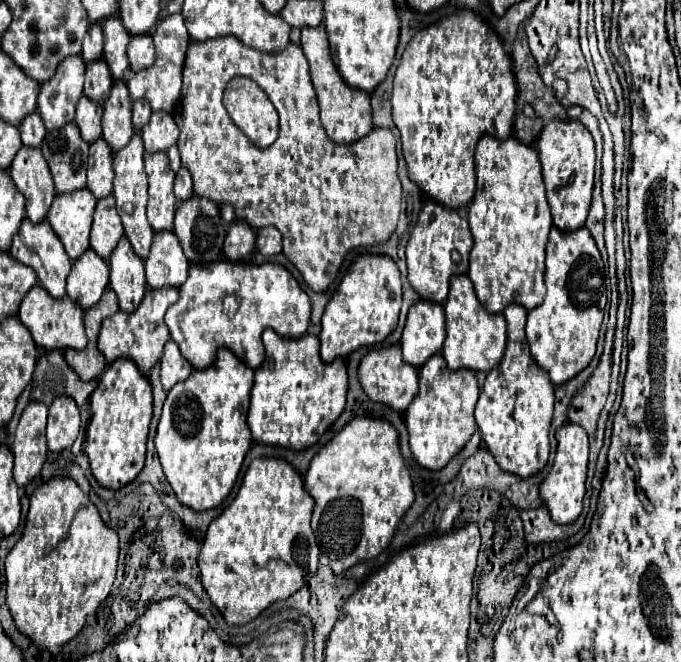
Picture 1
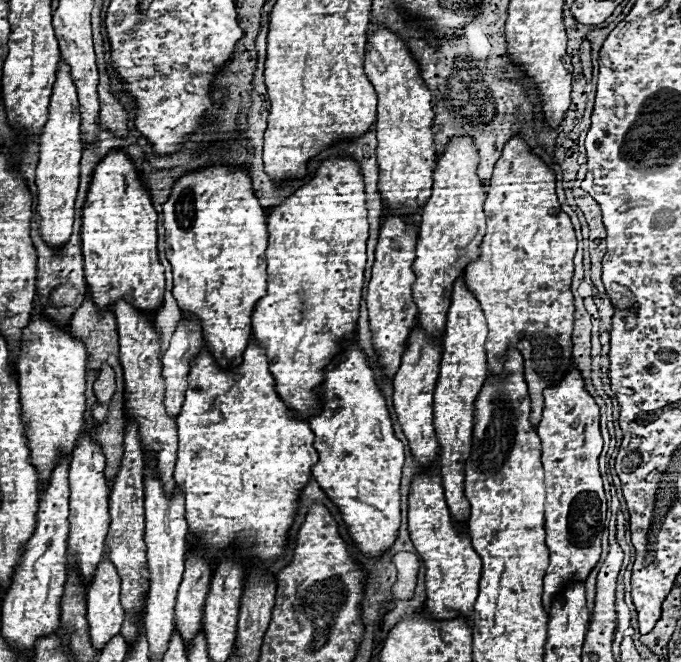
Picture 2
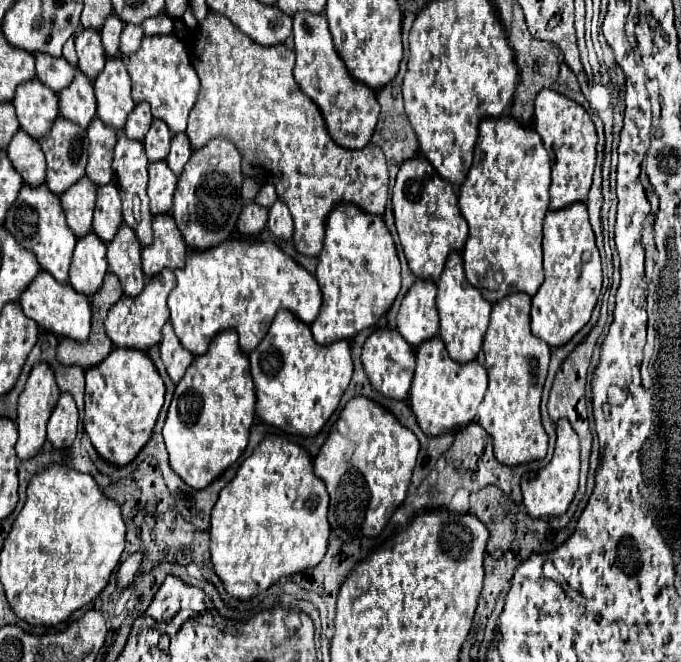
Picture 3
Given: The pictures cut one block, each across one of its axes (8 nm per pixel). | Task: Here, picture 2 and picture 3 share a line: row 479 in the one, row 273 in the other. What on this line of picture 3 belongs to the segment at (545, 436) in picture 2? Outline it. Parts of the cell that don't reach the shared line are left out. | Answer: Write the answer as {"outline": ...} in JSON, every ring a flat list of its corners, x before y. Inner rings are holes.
{"outline":[[574,202,562,210,550,210,546,214,544,270,546,280,532,298,532,334,548,346,562,346,590,320,602,286,600,256,584,202]]}

